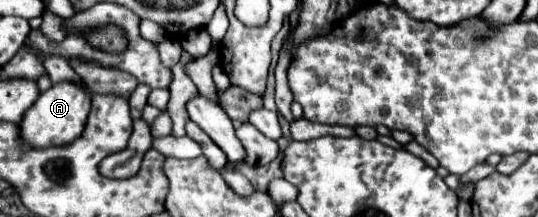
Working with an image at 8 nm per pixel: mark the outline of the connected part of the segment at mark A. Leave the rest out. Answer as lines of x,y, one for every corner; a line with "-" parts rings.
61,81
51,85
47,91
39,95
33,107
27,109
21,121
21,141
25,147
51,147
51,145
67,145
77,139
83,129
91,109
91,93
85,85
75,81

